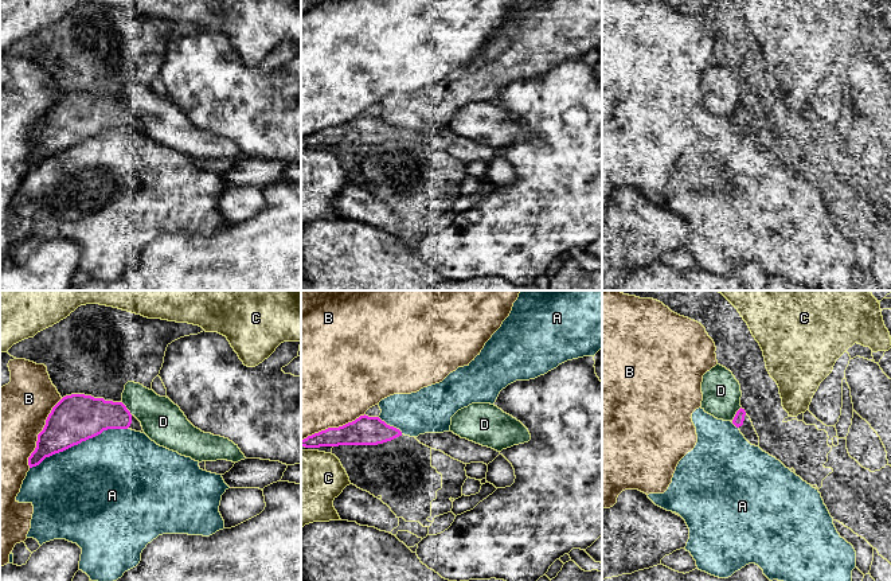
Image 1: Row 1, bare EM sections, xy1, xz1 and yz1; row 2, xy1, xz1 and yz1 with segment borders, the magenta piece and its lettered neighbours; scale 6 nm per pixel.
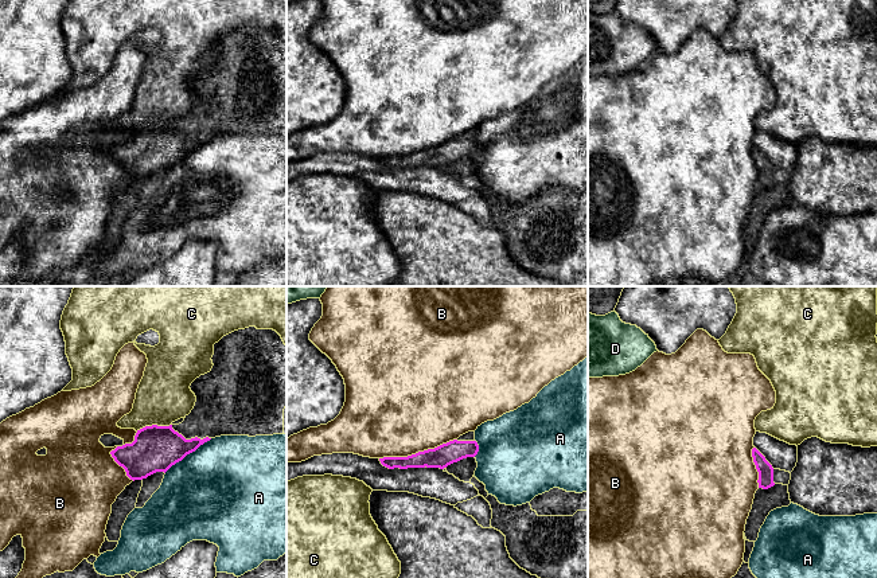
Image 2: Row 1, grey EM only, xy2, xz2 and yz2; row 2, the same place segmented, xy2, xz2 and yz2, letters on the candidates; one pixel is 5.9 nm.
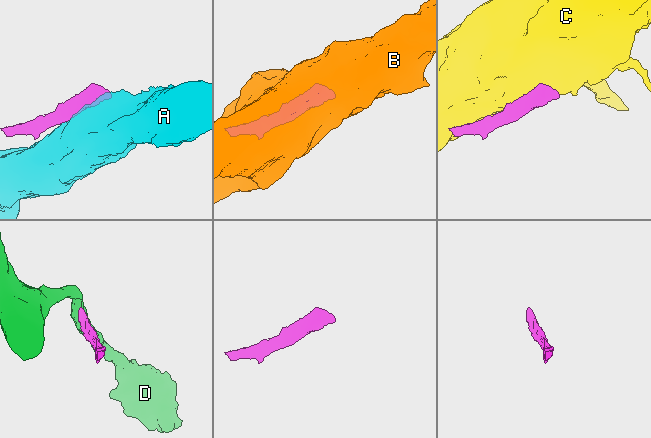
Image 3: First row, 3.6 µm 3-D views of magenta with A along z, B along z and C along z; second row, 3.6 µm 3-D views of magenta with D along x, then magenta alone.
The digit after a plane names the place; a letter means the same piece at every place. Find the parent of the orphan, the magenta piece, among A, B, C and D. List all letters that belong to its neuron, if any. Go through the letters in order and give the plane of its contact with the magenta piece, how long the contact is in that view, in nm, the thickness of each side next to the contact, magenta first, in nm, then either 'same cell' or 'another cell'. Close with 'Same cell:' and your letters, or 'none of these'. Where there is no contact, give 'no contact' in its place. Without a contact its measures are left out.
A: meets magenta in xy1; contact 650 nm long; 280 nm thick on the magenta side, 480 nm on the other; another cell
B: meets magenta in xz2; contact 480 nm long; 130 nm thick on the magenta side, 500 nm on the other; another cell
C: meets magenta in xy2; contact 220 nm long; 280 nm thick on the magenta side, 320 nm on the other; another cell
D: meets magenta in yz1; contact 110 nm long; 70 nm thick on the magenta side, 220 nm on the other; another cell
Same cell: none of these

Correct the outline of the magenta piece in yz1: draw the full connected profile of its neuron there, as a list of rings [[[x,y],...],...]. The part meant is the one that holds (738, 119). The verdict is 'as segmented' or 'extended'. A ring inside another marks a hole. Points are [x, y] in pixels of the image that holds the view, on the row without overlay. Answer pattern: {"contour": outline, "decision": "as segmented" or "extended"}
{"contour": [[[739,108],[732,118],[732,122],[740,129],[745,137],[751,143],[758,145],[759,136],[753,125],[750,116],[746,113],[745,108]]], "decision": "extended"}

